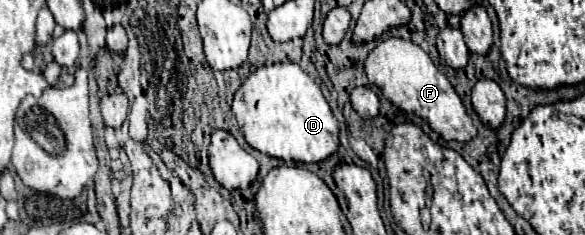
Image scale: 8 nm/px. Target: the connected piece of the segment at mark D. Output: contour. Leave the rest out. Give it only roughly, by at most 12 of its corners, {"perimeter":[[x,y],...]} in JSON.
{"perimeter":[[294,62],[262,66],[232,102],[262,154],[322,162],[338,122]]}

